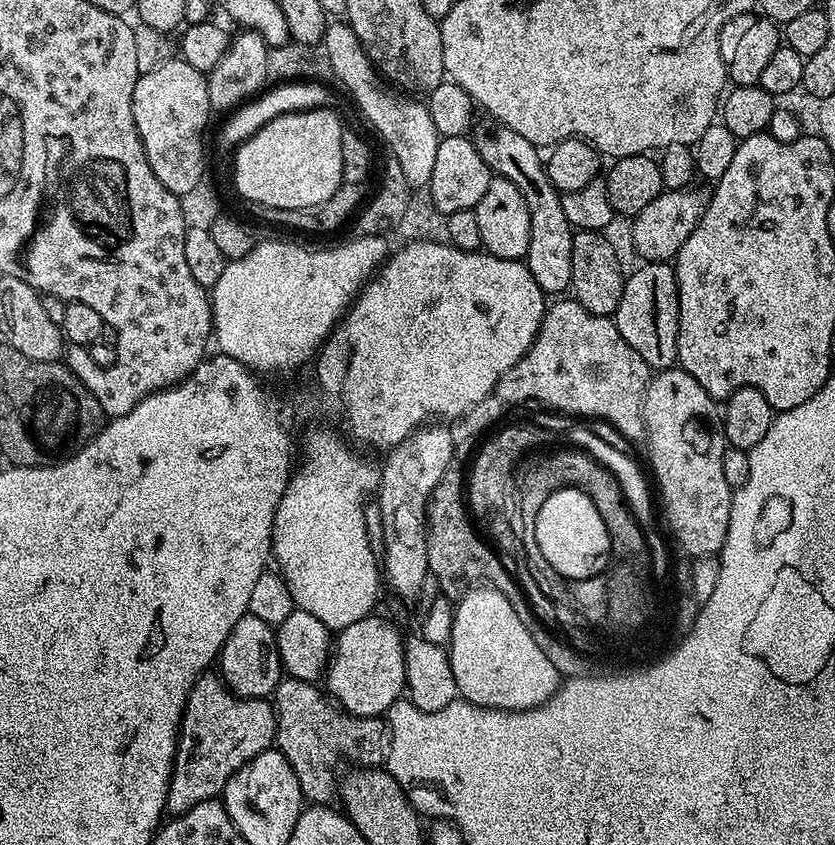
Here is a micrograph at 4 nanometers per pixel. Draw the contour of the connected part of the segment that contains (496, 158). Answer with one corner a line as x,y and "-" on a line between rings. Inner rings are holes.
503,126
497,127
497,129
497,132
490,133
484,141
479,141
478,147
486,166
492,169
496,176
514,182
514,186
518,186
518,190
522,190
522,198
526,198
526,210
530,210
530,246
528,247
526,263
530,274
534,274
534,282
538,282
538,286
544,293
567,293
572,286
570,254
572,253
572,233
574,229
570,222
566,222
566,214
562,210
562,202
560,201
562,194
550,182
545,161
542,156
536,153
539,152
537,145
526,142
526,138
522,138
522,134
514,134
514,130

